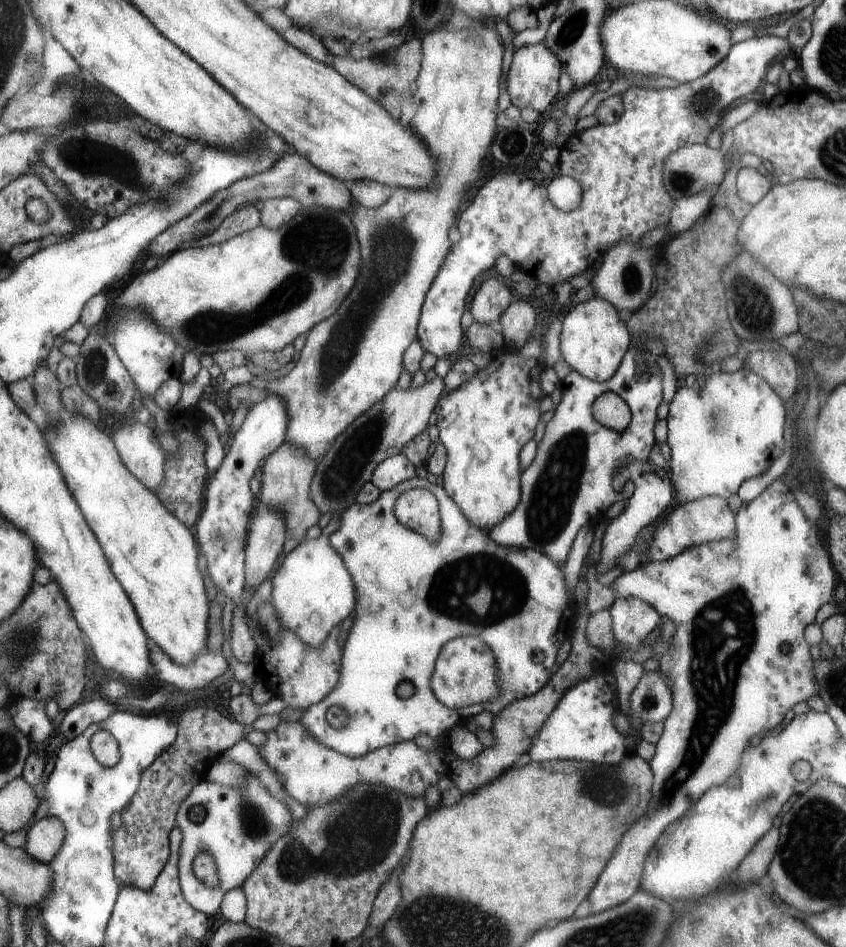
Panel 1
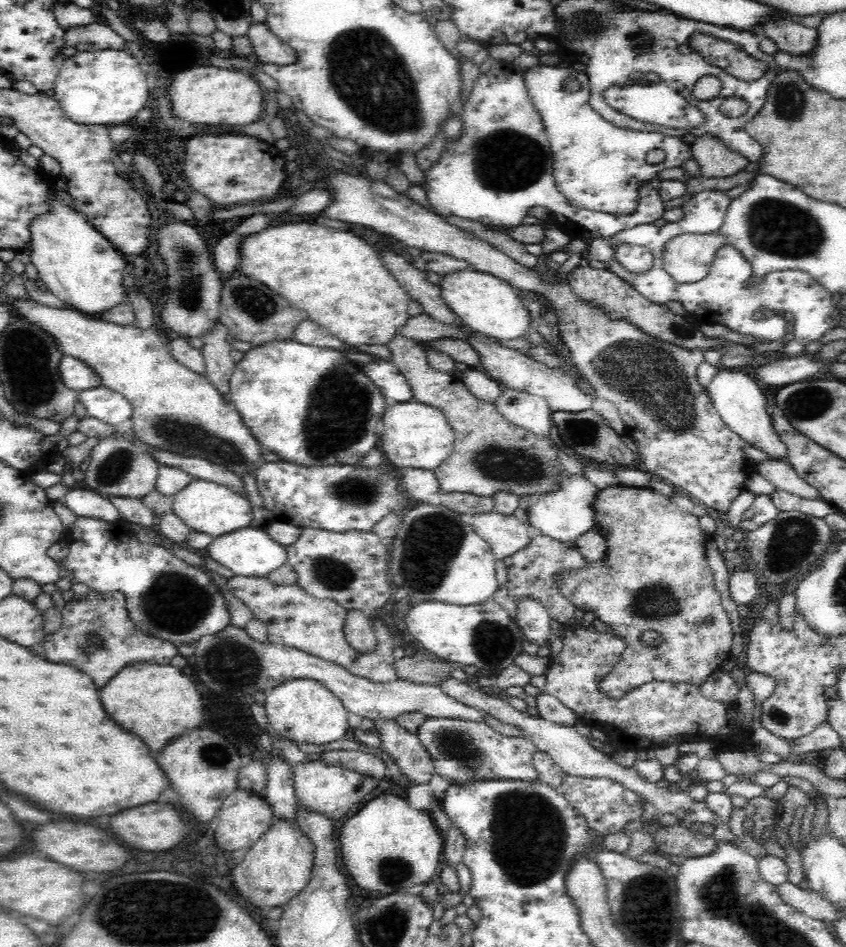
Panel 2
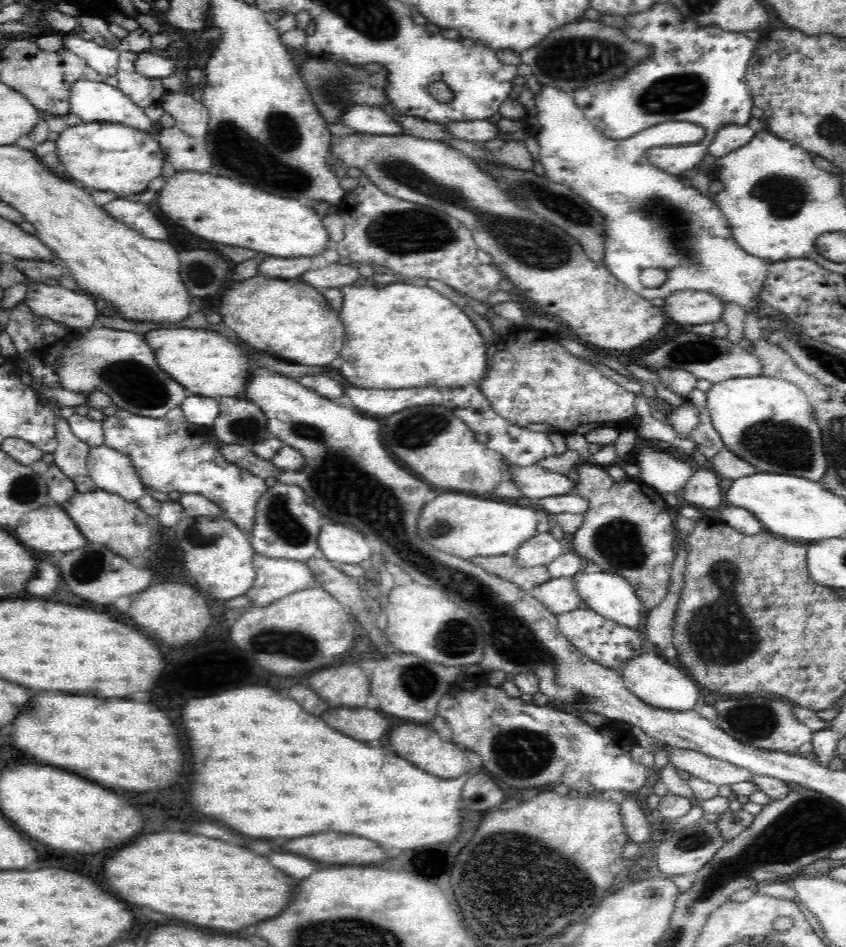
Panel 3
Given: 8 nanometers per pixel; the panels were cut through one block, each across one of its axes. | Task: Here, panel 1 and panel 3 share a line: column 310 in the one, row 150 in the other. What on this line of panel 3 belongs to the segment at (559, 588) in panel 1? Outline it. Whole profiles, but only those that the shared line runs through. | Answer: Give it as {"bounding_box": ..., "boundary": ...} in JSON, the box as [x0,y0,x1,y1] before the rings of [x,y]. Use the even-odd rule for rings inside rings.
{"bounding_box":[706,125,754,159],"boundary":[[[724,125],[717,130],[713,141],[707,146],[706,152],[710,156],[716,156],[717,159],[722,158],[724,154],[730,154],[750,142],[754,135],[754,131],[748,125]]]}

